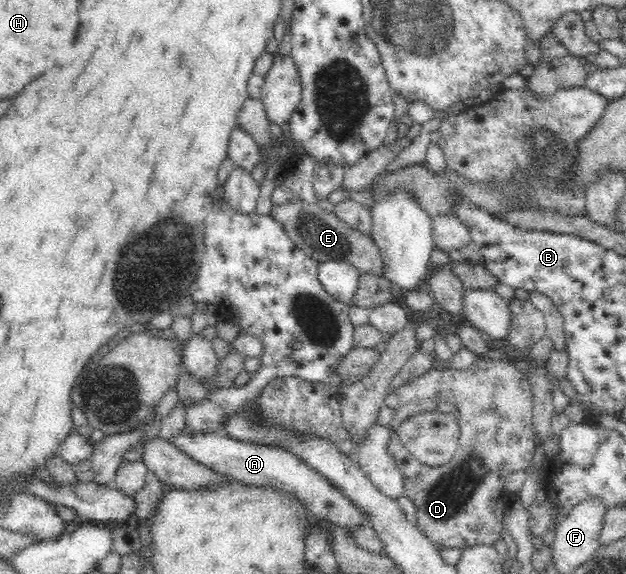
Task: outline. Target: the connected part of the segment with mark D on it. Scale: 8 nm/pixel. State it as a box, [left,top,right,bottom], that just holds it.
[388,357,536,550]

